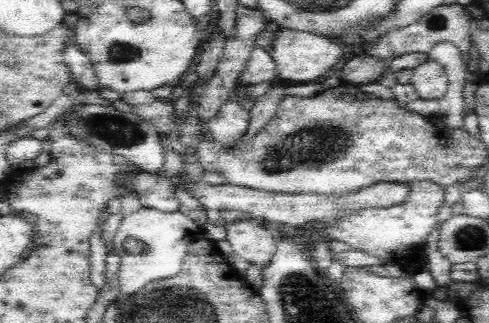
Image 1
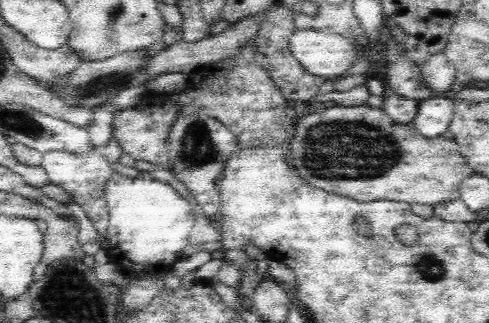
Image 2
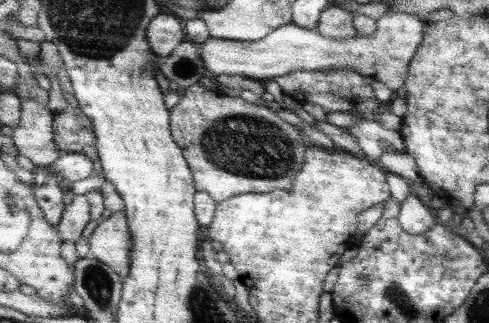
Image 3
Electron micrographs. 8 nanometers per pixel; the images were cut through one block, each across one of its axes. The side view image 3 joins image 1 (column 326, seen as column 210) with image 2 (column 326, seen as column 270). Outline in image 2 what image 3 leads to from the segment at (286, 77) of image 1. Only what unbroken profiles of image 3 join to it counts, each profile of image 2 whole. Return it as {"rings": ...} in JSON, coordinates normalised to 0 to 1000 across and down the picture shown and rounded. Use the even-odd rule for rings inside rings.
{"rings":[[[613,93],[593,111],[593,161],[634,235],[683,248],[724,204],[732,136],[667,99]]]}

